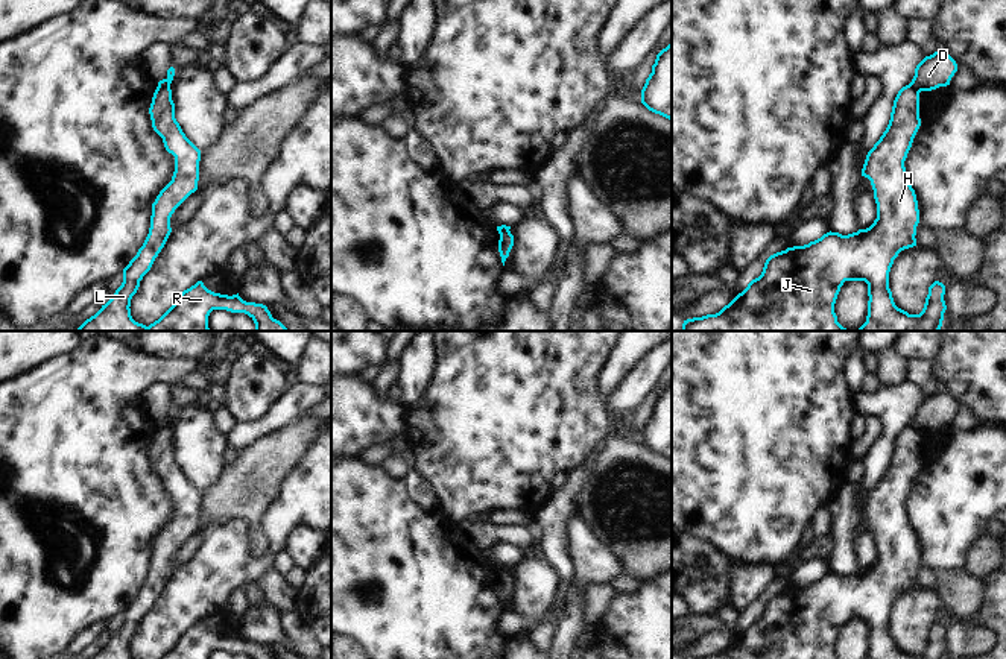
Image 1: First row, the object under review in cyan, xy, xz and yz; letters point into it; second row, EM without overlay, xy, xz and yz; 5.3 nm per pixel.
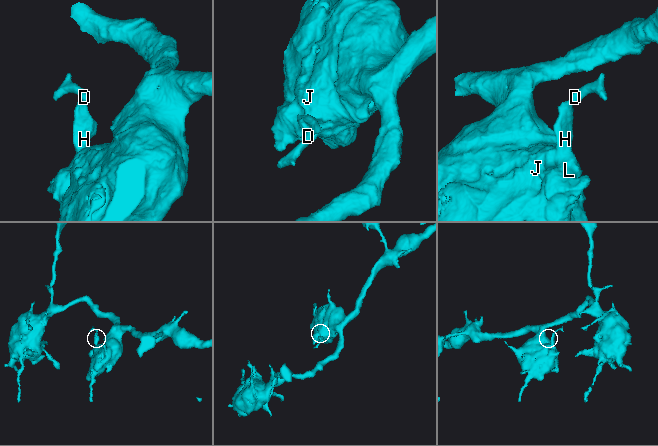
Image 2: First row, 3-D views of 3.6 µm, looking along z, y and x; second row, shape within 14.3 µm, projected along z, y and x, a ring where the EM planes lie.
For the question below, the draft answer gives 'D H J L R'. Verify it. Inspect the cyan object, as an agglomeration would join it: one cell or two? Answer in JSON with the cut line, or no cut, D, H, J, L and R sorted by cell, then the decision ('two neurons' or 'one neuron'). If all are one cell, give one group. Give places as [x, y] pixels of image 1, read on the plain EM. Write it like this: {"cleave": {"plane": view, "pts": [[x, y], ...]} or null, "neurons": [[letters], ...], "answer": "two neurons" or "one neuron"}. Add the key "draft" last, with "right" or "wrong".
{"cleave": {"plane": "xy", "pts": [[158, 422], [169, 427]]}, "neurons": [["D"], ["H", "J", "L", "R"]], "answer": "two neurons", "draft": "wrong"}

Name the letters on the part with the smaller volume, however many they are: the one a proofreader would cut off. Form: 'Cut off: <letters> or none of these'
Cut off: D

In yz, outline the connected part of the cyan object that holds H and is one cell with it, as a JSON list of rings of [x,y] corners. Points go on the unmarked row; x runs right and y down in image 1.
[[[909,424],[898,431],[889,465],[868,492],[862,509],[862,516],[871,521],[877,544],[877,559],[869,568],[848,575],[830,571],[808,585],[787,588],[770,595],[761,615],[752,620],[719,653],[693,659],[837,659],[834,644],[845,621],[865,621],[868,624],[866,659],[944,659],[947,645],[942,623],[935,621],[928,627],[919,654],[909,654],[898,648],[889,629],[889,612],[894,600],[901,591],[916,586],[919,550],[904,501],[919,466],[919,431]]]

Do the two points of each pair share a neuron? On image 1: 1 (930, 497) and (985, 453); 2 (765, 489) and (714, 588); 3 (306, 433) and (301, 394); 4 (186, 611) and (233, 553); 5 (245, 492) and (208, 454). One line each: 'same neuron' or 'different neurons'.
1: same neuron
2: different neurons
3: different neurons
4: same neuron
5: different neurons

